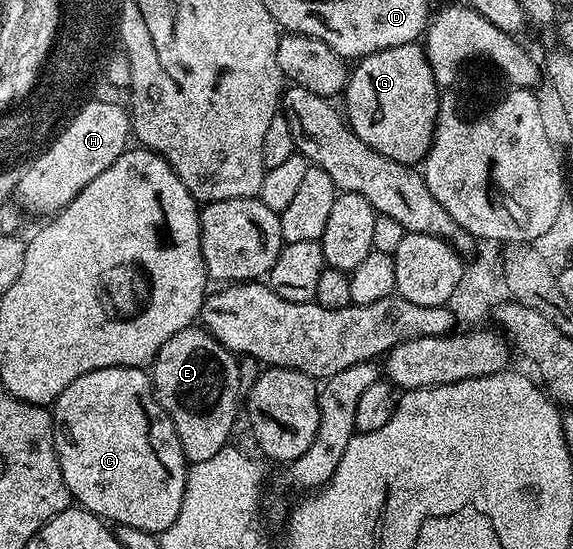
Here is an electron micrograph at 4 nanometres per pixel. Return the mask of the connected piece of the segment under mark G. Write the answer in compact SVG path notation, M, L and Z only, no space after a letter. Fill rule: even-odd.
M411 41L359 58L348 74L342 109L348 127L362 139L362 143L366 143L366 147L374 147L374 151L386 155L386 159L416 167L432 146L440 114L441 92L423 44Z

